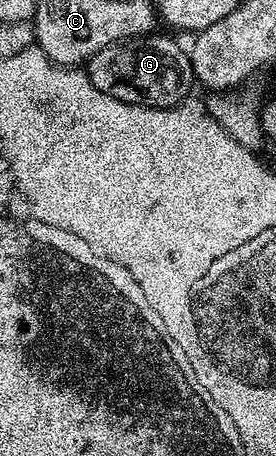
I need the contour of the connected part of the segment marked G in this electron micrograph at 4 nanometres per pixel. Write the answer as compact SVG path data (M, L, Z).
M157 35L112 44L95 53L83 68L91 86L124 104L148 108L173 108L180 104L190 95L189 87L194 87L193 65L184 47L181 49L169 36Z

